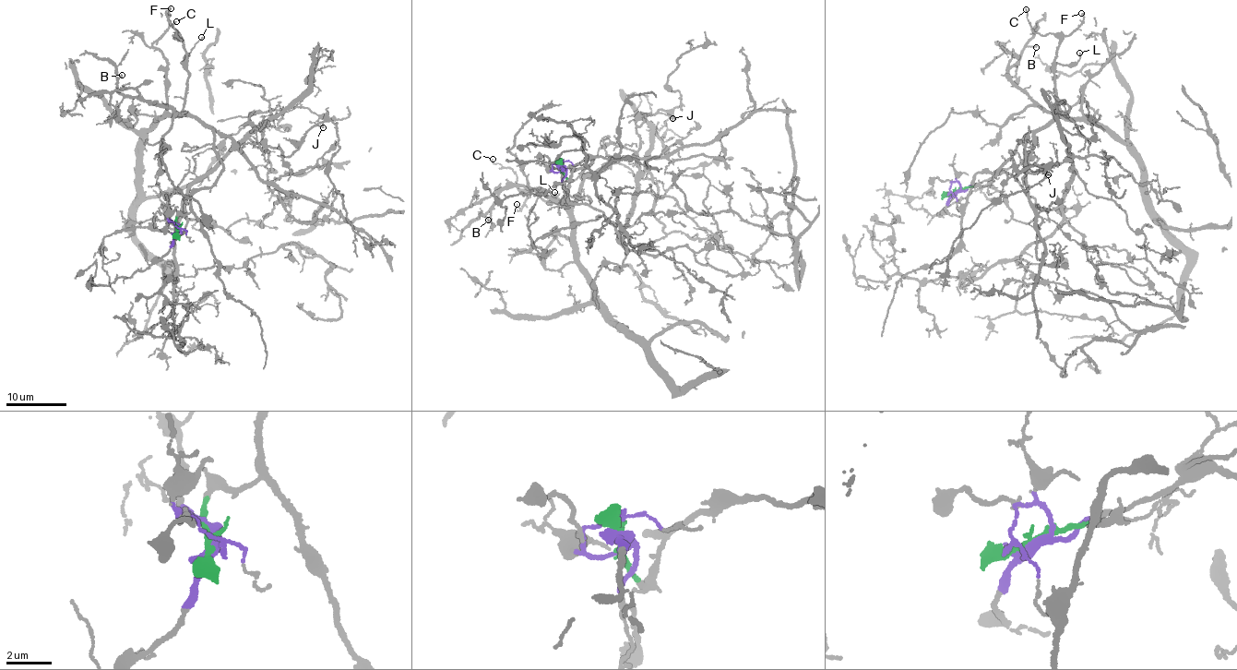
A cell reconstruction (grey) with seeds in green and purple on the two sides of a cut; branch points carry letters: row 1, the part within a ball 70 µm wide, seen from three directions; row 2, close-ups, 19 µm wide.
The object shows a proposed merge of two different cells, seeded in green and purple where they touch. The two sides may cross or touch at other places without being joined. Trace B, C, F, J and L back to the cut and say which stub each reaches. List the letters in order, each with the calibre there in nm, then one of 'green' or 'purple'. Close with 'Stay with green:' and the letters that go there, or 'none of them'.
B: calibre 160 nm; green
C: calibre 100 nm; green
F: calibre 130 nm; green
J: calibre 130 nm; purple
L: calibre 130 nm; green
Stay with green: B, C, F, L

